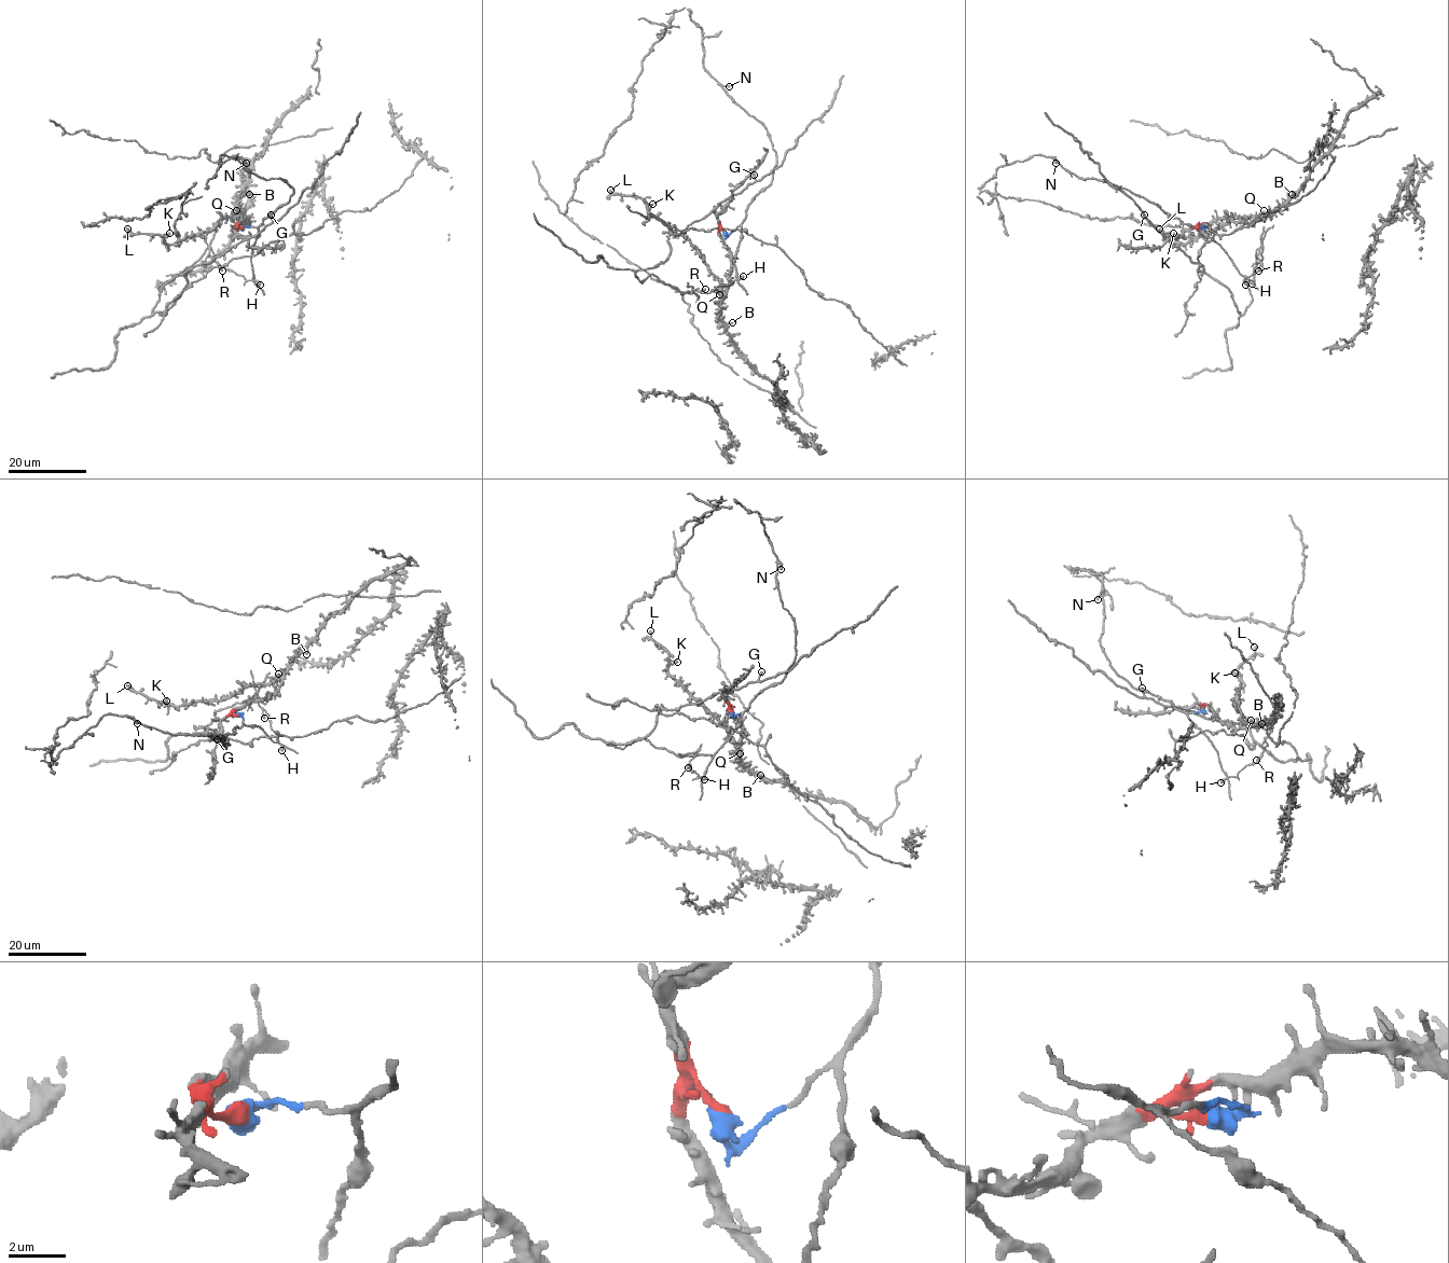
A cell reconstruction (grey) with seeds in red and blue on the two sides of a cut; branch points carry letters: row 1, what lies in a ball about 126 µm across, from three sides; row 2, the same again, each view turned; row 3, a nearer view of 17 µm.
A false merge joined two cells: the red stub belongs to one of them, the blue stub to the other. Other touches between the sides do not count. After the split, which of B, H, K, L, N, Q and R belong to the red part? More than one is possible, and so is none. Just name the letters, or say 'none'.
B, K, L, Q

